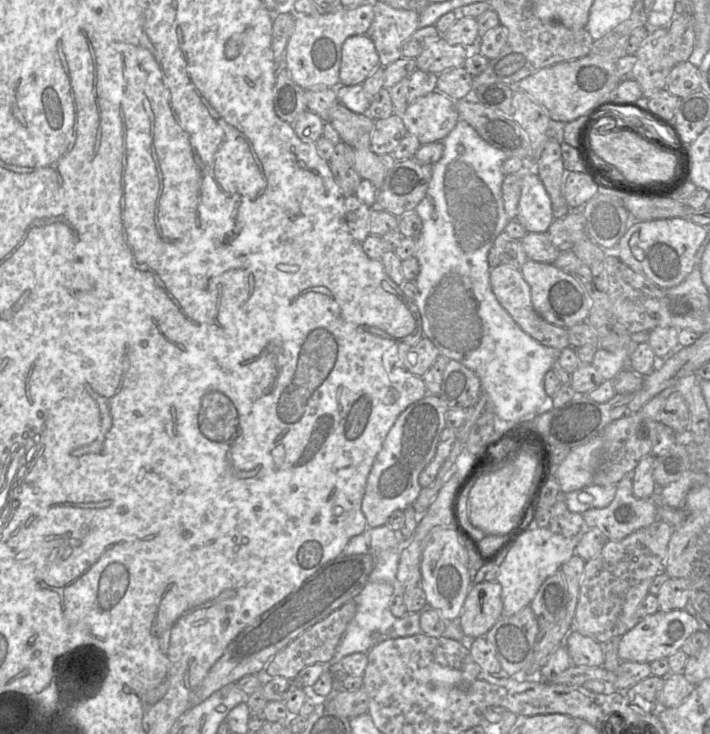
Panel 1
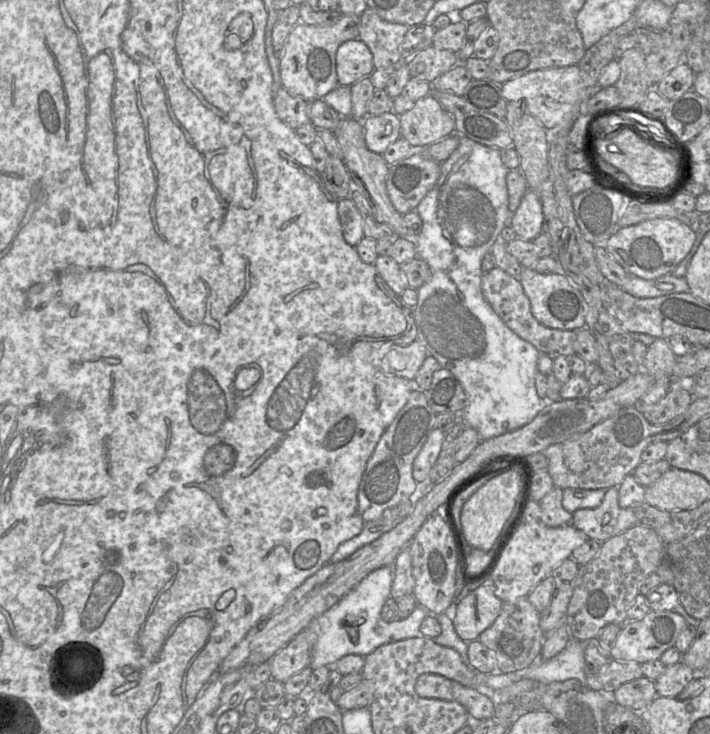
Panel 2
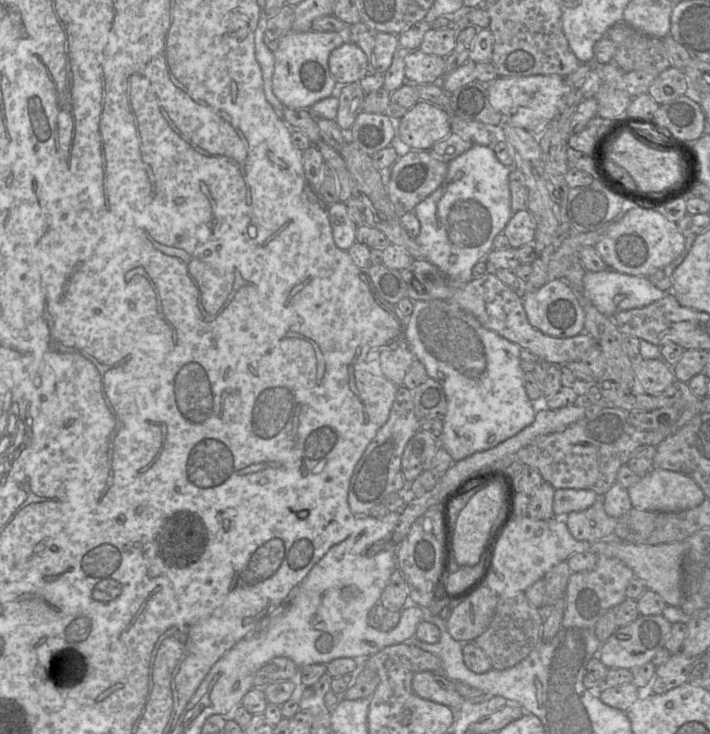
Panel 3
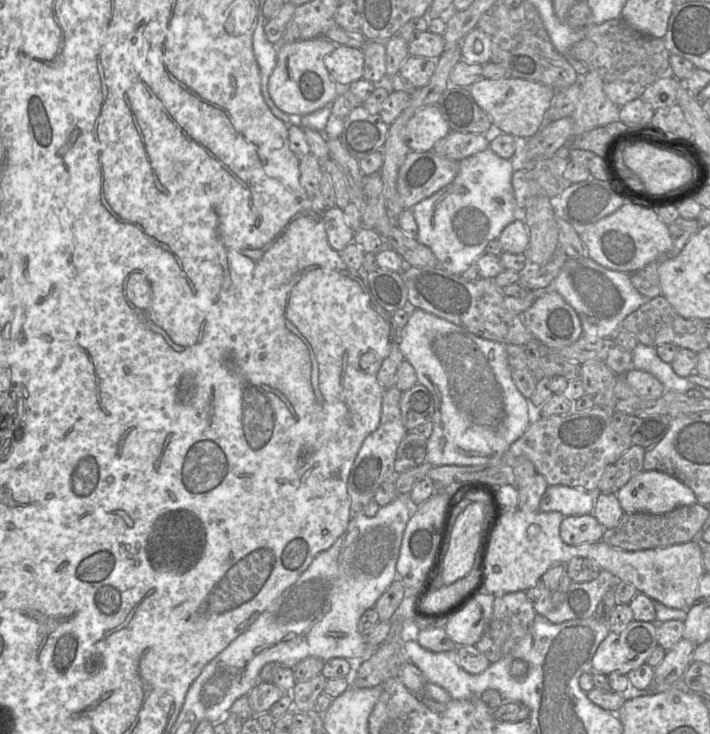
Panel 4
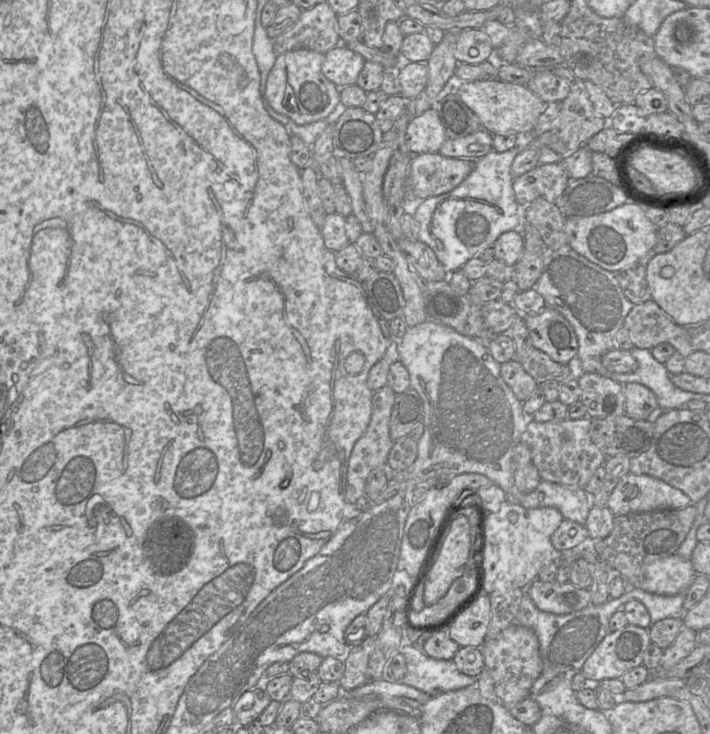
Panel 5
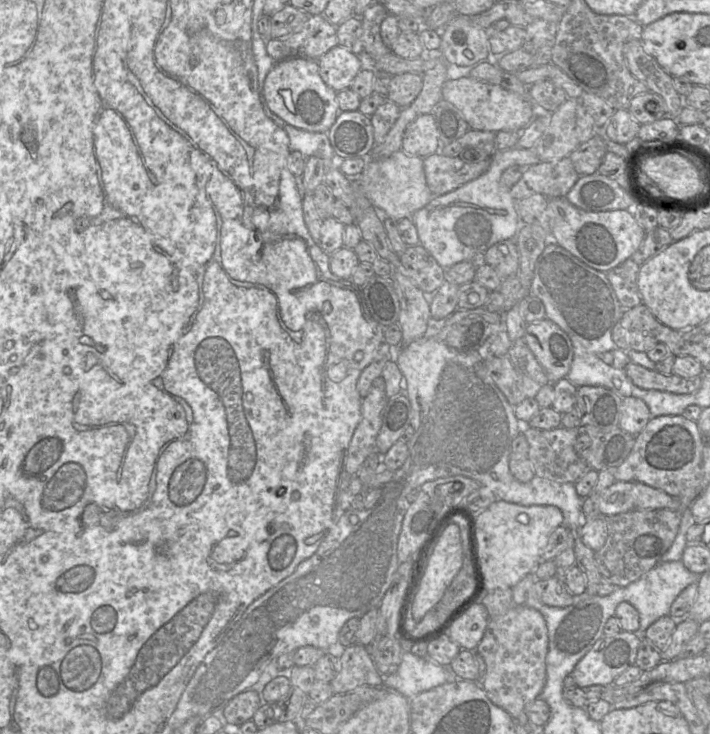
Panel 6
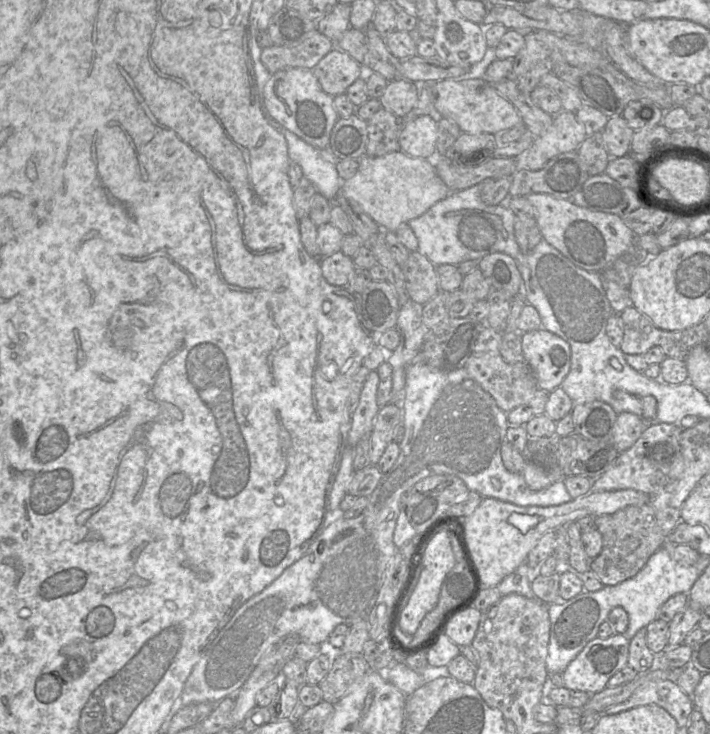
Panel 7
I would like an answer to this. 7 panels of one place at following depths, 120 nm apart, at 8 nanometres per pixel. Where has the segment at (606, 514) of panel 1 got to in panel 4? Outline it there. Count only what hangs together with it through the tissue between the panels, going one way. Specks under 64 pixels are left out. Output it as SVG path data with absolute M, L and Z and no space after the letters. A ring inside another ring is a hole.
M592 513L585 515L565 516L560 524L560 537L568 545L585 542L597 542L602 539L606 528Z

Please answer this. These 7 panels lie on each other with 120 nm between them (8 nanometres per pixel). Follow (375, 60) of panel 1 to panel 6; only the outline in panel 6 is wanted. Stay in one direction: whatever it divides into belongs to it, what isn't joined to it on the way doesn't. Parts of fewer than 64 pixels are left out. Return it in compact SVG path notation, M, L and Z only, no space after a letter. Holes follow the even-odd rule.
M337 45L318 60L319 74L327 86L339 92L351 87L351 84L365 67L365 60L345 47Z

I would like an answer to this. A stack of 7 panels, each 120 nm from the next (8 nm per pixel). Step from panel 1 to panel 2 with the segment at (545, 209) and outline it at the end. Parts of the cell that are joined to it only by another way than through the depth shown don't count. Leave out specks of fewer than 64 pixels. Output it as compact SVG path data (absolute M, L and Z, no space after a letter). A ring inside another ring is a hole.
M527 189L519 207L512 214L510 226L517 238L531 241L542 232L543 220L542 203L538 194Z

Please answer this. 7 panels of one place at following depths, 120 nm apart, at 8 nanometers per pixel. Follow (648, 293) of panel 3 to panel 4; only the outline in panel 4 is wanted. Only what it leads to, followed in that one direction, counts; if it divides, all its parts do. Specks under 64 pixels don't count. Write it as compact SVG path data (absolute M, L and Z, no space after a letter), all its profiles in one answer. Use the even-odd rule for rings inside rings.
M568 257L559 274L553 279L548 287L549 289L558 292L574 308L581 321L583 336L598 338L613 337L621 327L622 321L630 313L651 300L639 293L632 285L630 274L606 268L590 257Z

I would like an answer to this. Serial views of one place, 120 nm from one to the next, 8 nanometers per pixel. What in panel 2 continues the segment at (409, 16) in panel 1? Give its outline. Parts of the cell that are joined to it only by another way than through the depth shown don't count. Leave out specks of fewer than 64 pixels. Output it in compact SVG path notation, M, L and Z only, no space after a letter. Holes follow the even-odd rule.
M369 7L360 19L359 39L369 47L375 69L406 62L402 59L401 44L410 26L384 20Z

